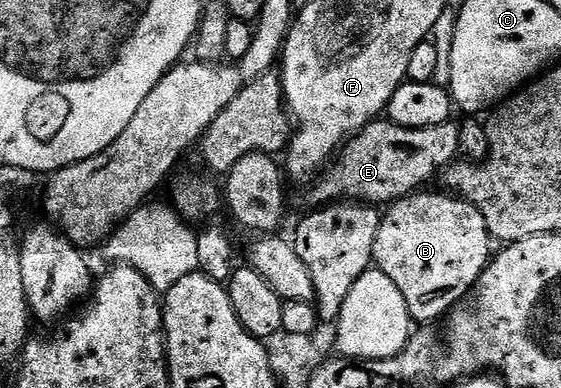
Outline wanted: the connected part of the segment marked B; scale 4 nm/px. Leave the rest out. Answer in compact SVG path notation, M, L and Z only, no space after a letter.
M427 192L409 194L386 207L387 214L385 210L380 217L377 240L373 244L373 262L381 272L385 272L385 276L389 276L389 280L393 280L397 292L405 298L412 323L435 324L431 322L450 315L474 291L483 269L493 257L493 239L477 208L466 200L447 192L423 193Z

